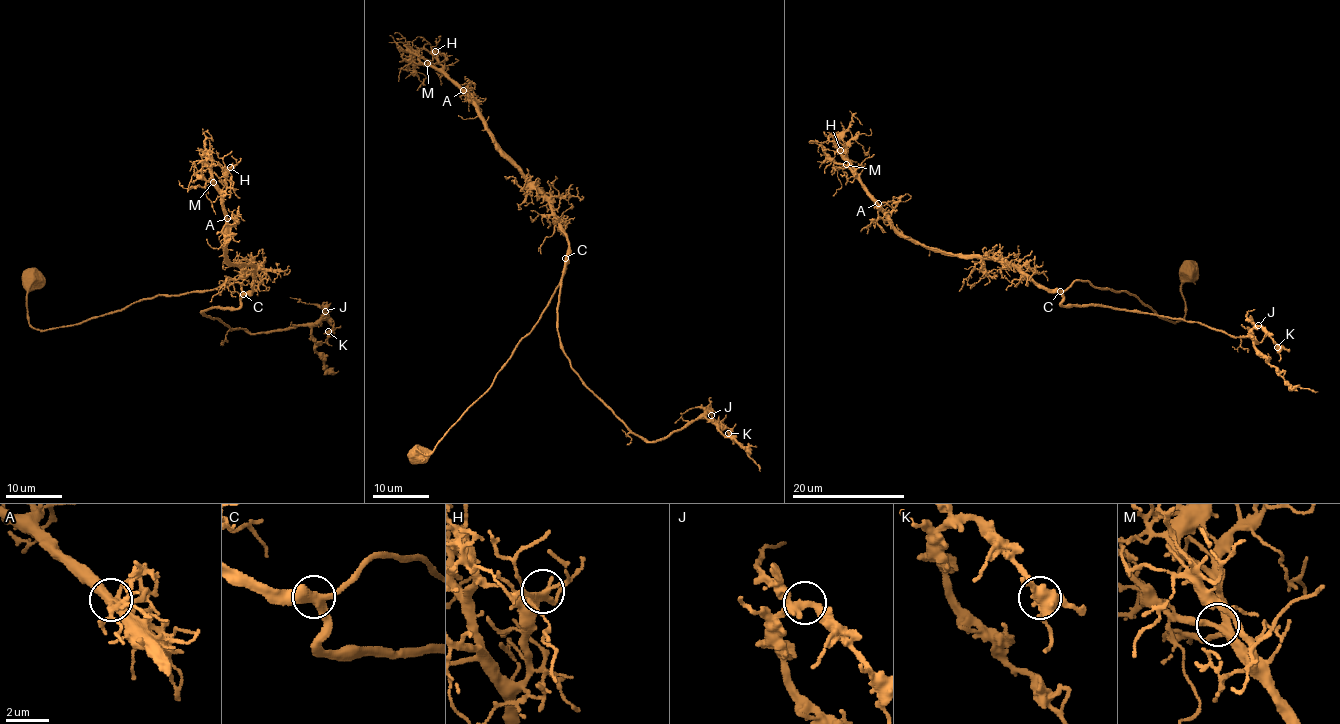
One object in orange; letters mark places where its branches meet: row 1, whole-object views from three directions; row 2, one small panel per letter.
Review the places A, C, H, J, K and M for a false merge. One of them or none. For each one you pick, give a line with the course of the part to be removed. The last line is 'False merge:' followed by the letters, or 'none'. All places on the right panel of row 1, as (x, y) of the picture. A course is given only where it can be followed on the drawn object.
False merge: none

